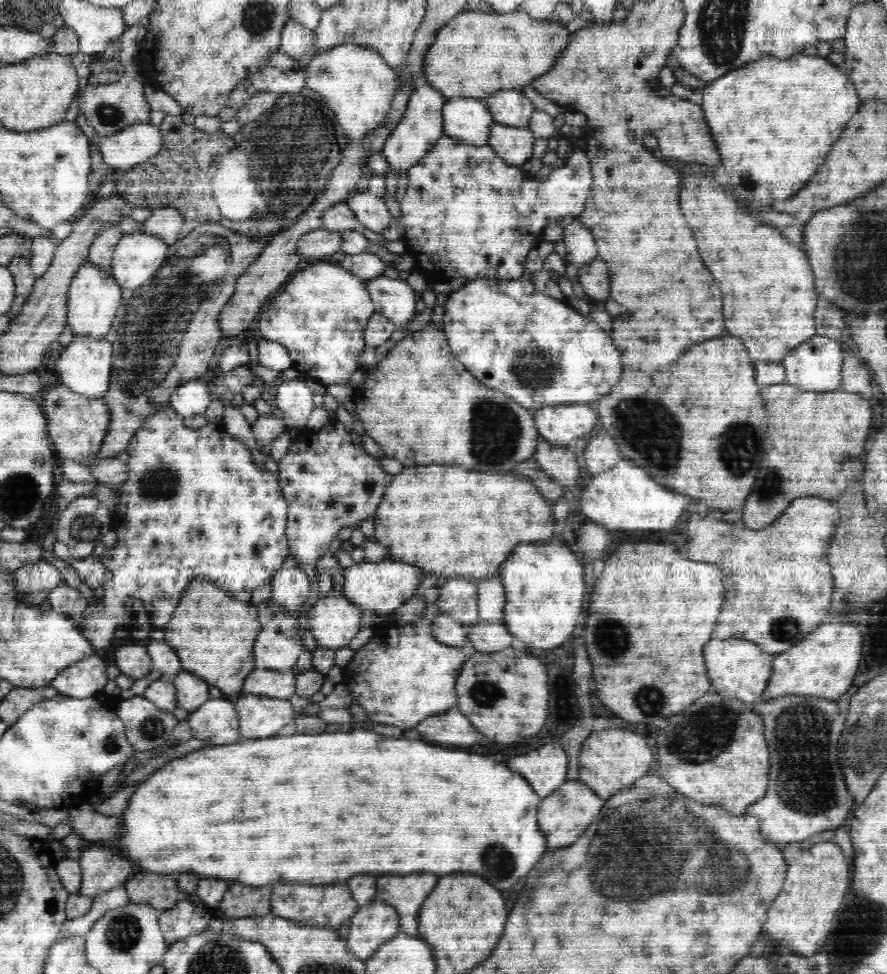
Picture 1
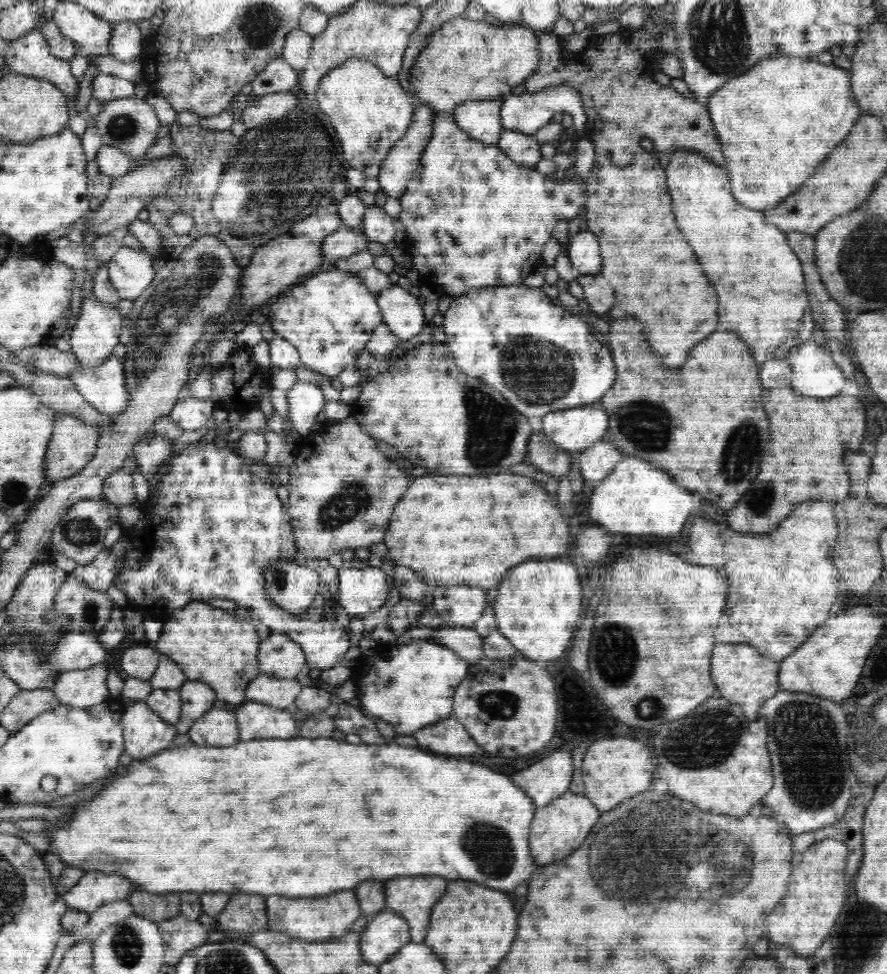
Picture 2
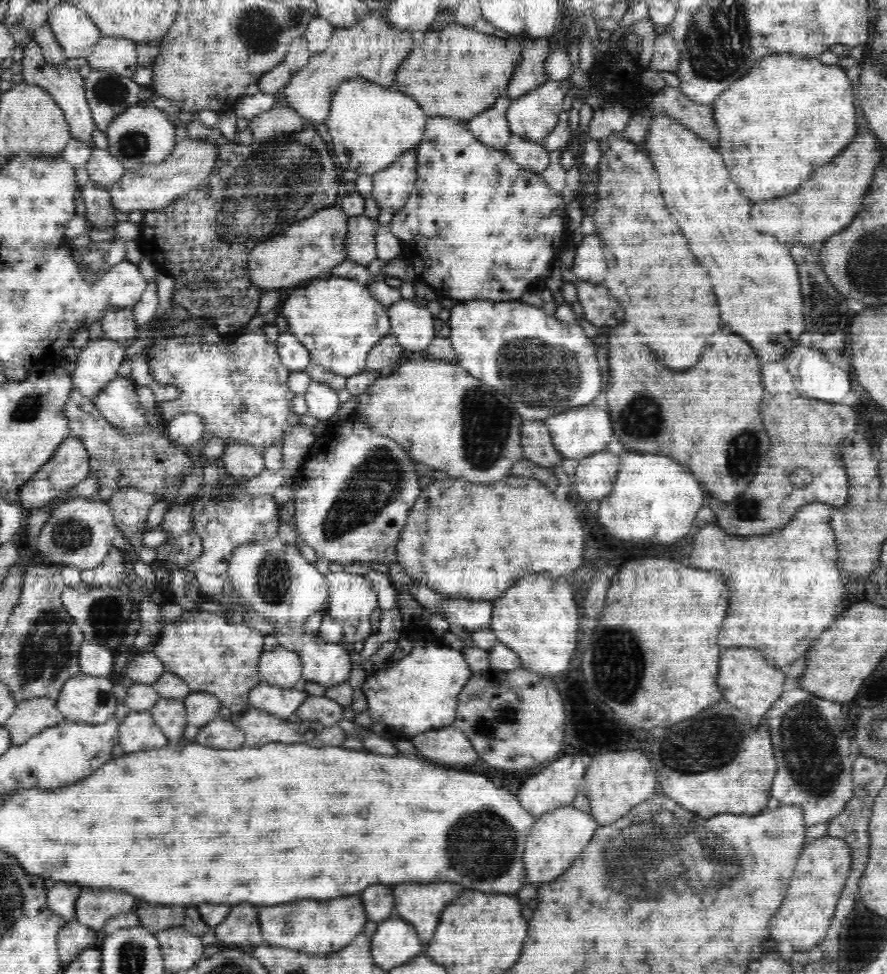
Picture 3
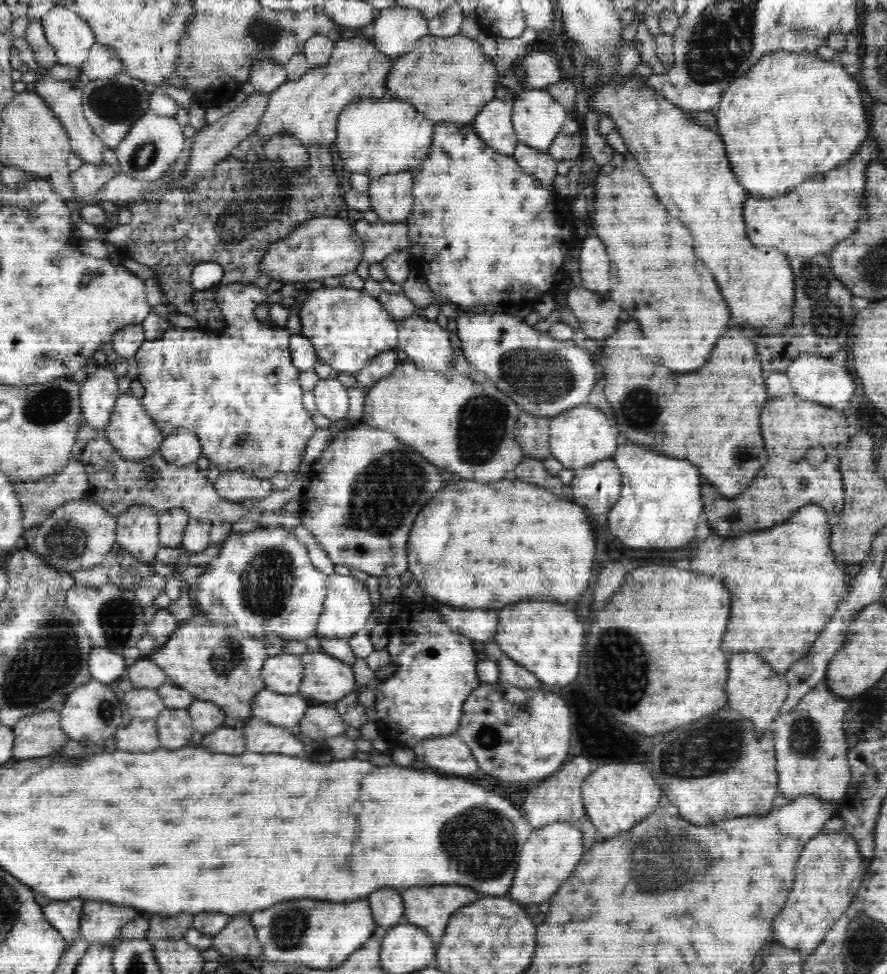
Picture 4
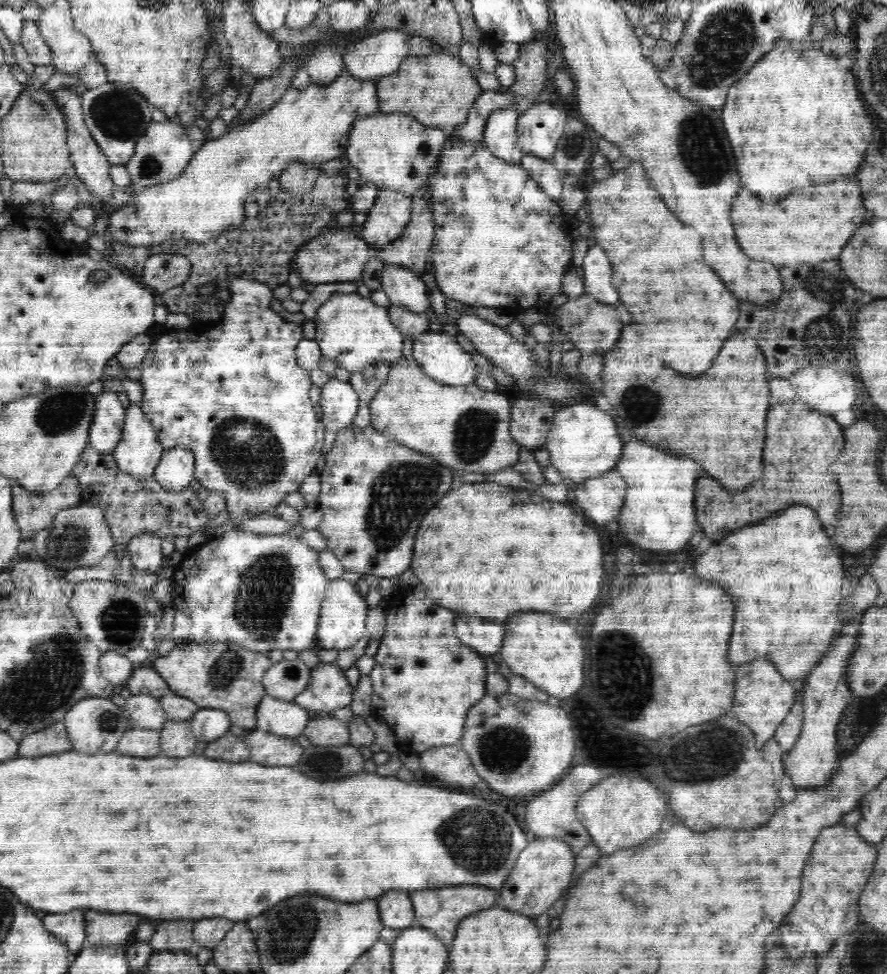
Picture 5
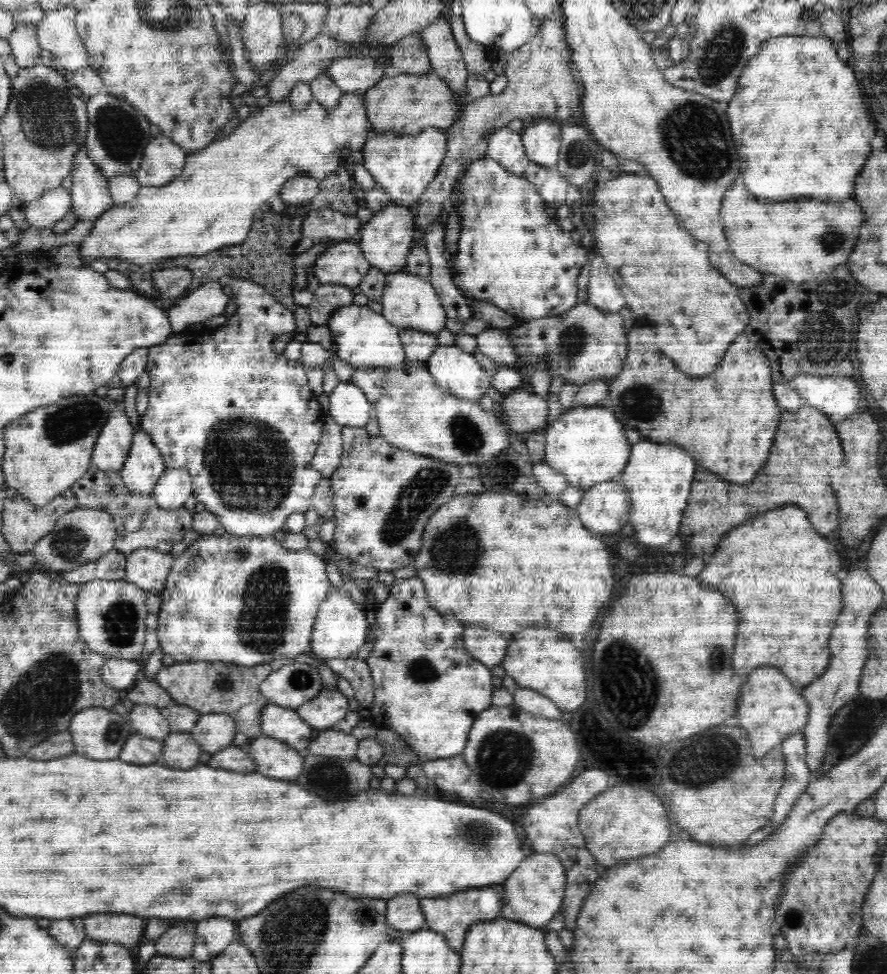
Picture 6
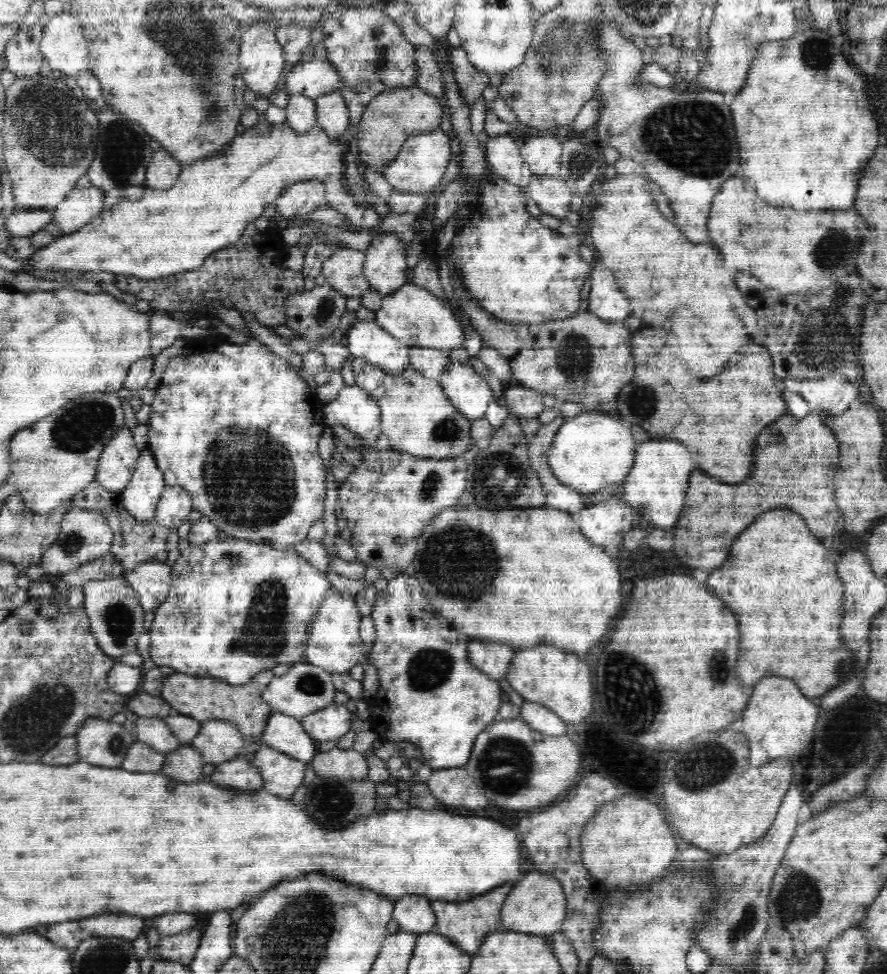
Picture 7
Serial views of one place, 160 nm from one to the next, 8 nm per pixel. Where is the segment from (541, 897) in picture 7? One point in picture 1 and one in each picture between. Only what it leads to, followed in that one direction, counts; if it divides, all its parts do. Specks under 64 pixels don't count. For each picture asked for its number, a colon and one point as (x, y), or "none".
1: (563, 816)
2: (558, 830)
3: (557, 838)
4: (552, 852)
5: (542, 874)
6: (533, 893)

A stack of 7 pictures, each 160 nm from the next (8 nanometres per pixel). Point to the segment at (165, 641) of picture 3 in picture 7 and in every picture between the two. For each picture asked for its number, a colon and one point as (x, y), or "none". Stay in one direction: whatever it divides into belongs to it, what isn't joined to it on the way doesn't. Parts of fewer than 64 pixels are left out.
4: (212, 662)
5: (222, 675)
6: (207, 686)
7: (204, 698)

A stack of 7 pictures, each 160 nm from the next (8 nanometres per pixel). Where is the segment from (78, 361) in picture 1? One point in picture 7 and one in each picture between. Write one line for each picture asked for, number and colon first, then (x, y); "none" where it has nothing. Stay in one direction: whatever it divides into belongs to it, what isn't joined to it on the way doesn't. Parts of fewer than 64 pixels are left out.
2: (103, 386)
3: (118, 402)
4: (131, 430)
5: (138, 453)
6: (144, 465)
7: (140, 497)

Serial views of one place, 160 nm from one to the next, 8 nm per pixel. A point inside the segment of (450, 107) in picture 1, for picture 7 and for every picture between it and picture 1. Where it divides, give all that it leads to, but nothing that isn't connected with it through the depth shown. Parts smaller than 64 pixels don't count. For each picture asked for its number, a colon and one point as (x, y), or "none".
2: (480, 120)
3: (490, 126)
4: (493, 124)
5: (500, 136)
6: (504, 145)
7: (503, 156)

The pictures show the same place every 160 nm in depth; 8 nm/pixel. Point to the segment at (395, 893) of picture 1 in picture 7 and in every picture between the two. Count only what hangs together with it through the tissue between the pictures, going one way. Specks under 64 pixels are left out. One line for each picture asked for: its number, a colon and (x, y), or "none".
2: (411, 898)
3: (420, 905)
4: (430, 908)
5: (440, 910)
6: (452, 915)
7: (465, 923)

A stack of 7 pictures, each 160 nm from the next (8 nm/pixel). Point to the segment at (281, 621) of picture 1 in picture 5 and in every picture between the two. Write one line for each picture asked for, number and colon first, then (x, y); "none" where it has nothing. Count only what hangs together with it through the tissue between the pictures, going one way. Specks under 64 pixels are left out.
2: (279, 656)
3: (281, 667)
4: (283, 673)
5: (285, 679)

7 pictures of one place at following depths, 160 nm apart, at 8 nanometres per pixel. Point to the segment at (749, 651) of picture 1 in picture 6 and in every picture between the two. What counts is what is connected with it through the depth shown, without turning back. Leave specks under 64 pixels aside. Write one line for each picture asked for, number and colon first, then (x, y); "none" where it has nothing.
2: (744, 676)
3: (746, 679)
4: (755, 689)
5: (763, 696)
6: (770, 709)

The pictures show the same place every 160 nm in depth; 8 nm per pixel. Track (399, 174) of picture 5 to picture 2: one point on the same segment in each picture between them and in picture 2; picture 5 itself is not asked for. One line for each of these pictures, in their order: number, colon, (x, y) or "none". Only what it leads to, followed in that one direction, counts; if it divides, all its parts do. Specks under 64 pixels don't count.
2: (370, 112)
3: (371, 125)
4: (375, 138)

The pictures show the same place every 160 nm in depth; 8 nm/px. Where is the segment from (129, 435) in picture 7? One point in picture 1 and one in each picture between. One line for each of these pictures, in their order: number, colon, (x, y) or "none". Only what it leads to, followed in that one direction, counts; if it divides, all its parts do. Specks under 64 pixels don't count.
1: (94, 299)
2: (97, 333)
3: (99, 362)
4: (98, 396)
5: (108, 417)
6: (112, 447)

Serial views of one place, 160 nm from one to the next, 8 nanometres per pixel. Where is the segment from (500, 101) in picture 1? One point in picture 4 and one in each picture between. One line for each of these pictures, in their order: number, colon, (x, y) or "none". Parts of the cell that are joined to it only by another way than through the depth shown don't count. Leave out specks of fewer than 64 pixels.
2: (527, 112)
3: (533, 115)
4: (538, 118)

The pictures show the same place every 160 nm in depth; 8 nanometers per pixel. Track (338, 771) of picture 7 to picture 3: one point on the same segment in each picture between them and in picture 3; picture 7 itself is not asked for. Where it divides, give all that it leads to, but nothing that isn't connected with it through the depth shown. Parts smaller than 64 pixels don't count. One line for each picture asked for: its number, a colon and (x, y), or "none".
3: (324, 710)
4: (319, 721)
5: (326, 730)
6: (328, 742)

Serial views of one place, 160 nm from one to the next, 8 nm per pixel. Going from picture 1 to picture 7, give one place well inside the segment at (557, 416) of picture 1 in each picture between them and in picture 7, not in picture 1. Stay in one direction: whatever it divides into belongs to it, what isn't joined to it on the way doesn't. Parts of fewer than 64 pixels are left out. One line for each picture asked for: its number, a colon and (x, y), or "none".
2: (572, 429)
3: (578, 433)
4: (578, 437)
5: (584, 441)
6: (587, 444)
7: (593, 449)

